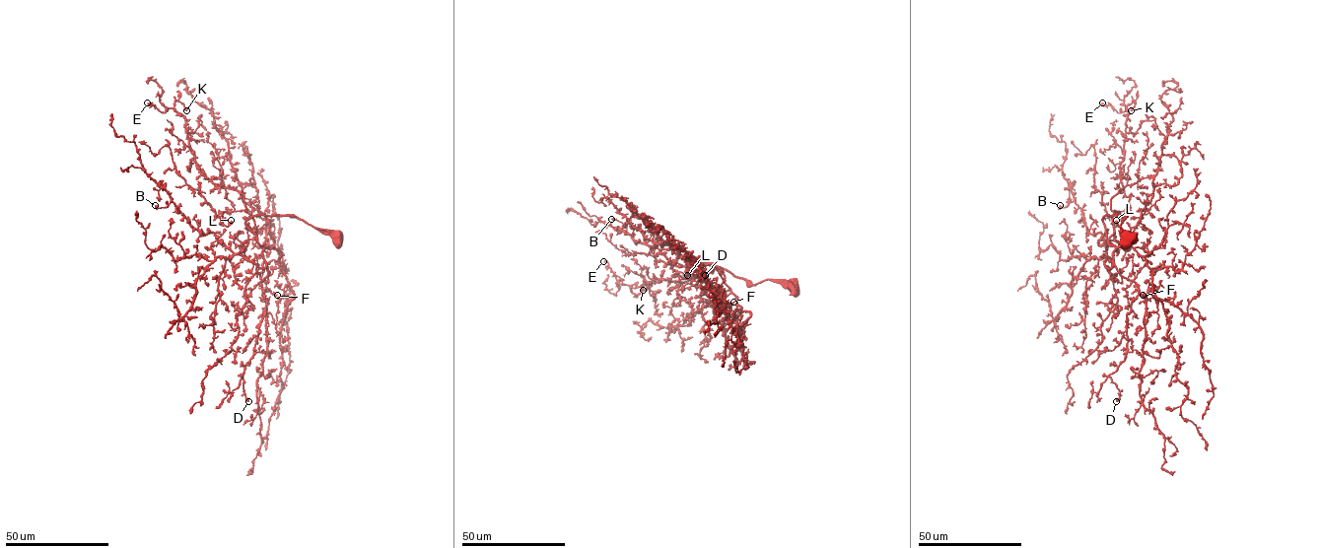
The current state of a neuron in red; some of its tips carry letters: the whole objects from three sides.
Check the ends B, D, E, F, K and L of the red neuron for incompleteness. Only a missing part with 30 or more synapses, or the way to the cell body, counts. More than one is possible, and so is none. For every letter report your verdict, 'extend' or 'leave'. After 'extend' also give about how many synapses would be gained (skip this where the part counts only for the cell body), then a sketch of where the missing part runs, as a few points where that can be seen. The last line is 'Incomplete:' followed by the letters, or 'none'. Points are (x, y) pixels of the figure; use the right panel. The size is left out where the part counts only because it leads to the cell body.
B: leave
D: leave
E: leave
F: leave
K: leave
L: leave
Incomplete: none

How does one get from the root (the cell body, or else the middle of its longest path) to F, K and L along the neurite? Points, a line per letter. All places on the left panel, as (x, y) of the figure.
F: (336, 236), (289, 216), (249, 217), (246, 227), (263, 247), (268, 270), (262, 293), (267, 289), (277, 295)
K: (336, 236), (296, 217), (254, 215), (245, 224), (255, 239), (243, 196), (197, 167), (174, 102), (186, 110)
L: (336, 236), (296, 217), (254, 215), (245, 224), (255, 239), (247, 213), (220, 217), (226, 227), (231, 220)

